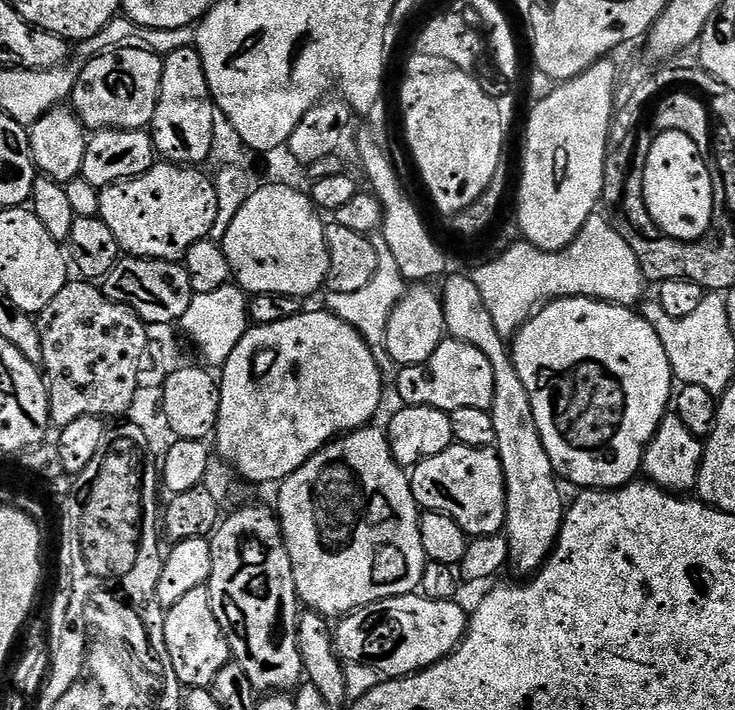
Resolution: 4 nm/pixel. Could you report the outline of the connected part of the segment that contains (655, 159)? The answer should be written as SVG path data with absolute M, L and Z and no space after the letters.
M660 132L659 135L655 137L650 146L649 157L646 158L644 164L644 194L645 194L645 206L646 210L649 211L649 216L653 222L660 228L661 233L665 237L672 240L684 240L684 241L696 241L702 239L705 235L710 232L713 227L712 216L717 215L717 210L714 206L714 186L711 185L711 167L709 162L706 161L705 153L698 150L698 146L694 146L694 142L690 142L690 138L686 138L686 134L678 134L677 132Z

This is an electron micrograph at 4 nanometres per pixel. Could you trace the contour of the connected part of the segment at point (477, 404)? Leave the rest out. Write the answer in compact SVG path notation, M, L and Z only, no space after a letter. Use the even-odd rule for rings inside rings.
M445 338L426 362L403 365L397 372L400 372L396 376L399 403L409 408L430 406L449 414L465 406L489 410L496 397L494 366L490 366L490 358L486 358L478 346L470 346L461 340Z

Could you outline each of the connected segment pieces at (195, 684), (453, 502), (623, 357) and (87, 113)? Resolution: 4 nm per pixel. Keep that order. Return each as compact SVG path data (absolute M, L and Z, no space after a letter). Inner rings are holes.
M207 587L190 590L190 594L167 609L164 633L166 650L170 654L170 662L174 662L174 674L180 679L181 685L188 690L211 689L214 678L218 678L218 672L230 663L230 653L222 626L218 626L218 618L214 618Z
M454 442L442 450L442 454L434 454L434 458L426 458L411 469L410 479L416 503L423 511L454 518L470 538L499 536L505 531L508 495L502 462L495 447L471 448Z
M567 296L564 300L554 300L543 305L524 323L523 328L511 341L510 355L518 370L518 378L522 378L522 386L526 386L526 394L530 394L534 422L538 422L538 434L542 438L542 446L546 446L546 454L550 454L550 462L554 466L557 477L577 484L577 489L580 490L615 490L623 488L625 484L633 483L641 471L648 443L654 438L665 416L669 415L670 401L674 396L674 387L672 388L674 377L670 358L666 358L666 350L662 350L662 338L658 338L654 326L643 320L639 311L624 308L621 304L606 304L602 300L591 300L585 296Z
M109 48L107 52L91 57L81 67L80 79L76 81L76 88L70 97L70 107L88 130L147 129L158 106L163 65L163 59L151 48Z

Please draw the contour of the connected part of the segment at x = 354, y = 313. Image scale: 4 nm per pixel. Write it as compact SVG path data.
M373 235L371 242L374 246L374 254L378 254L378 270L374 270L374 278L370 278L370 283L355 294L328 292L326 308L327 311L332 312L338 318L342 318L342 322L354 326L354 330L358 330L360 337L372 347L372 353L376 361L384 366L389 363L388 349L384 347L386 330L393 310L404 296L406 281L402 270L398 270L398 262L394 262L394 254L390 254L390 246L386 246L384 235Z

